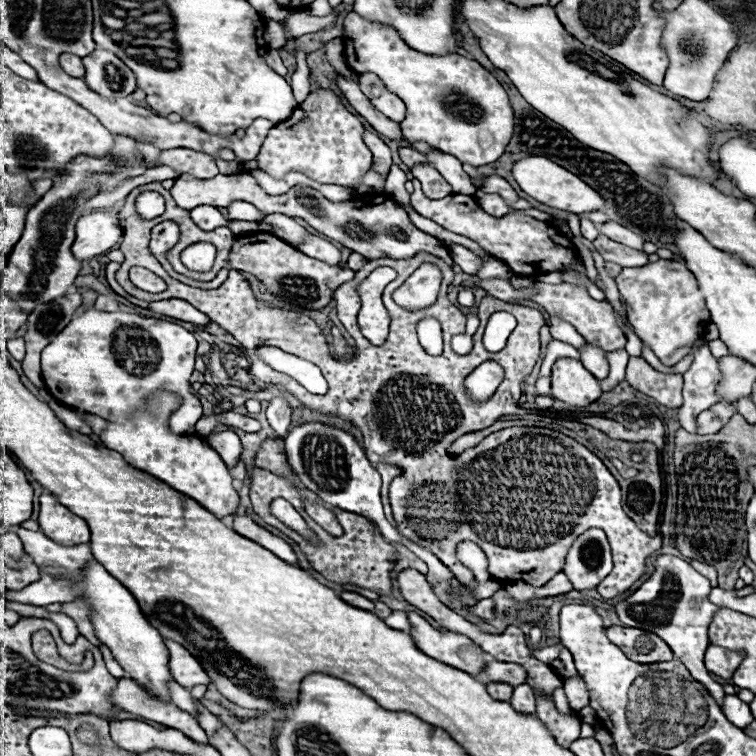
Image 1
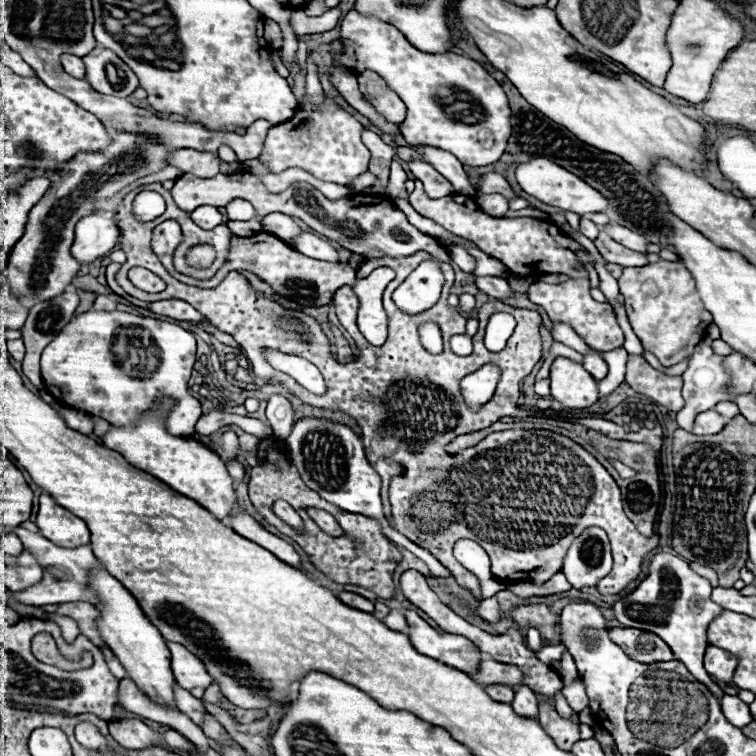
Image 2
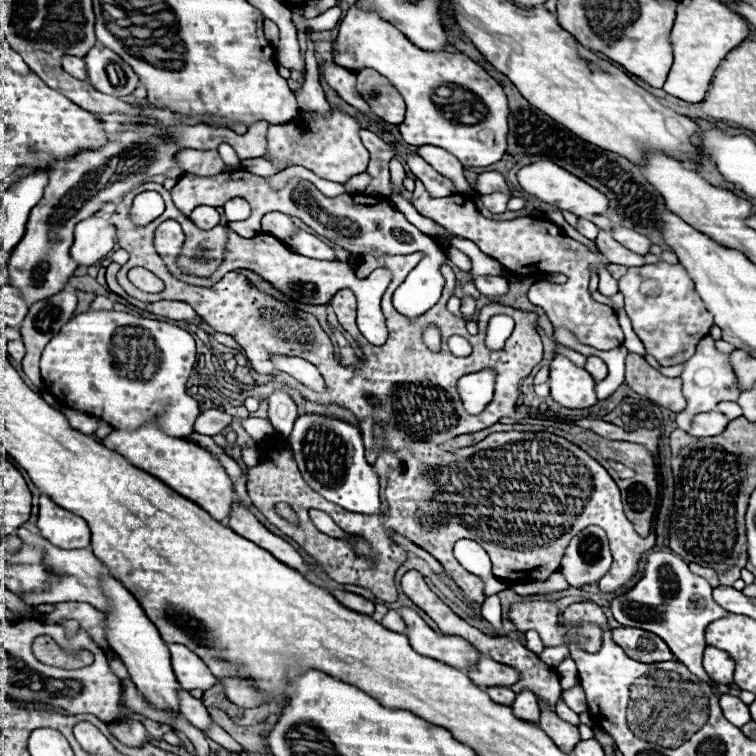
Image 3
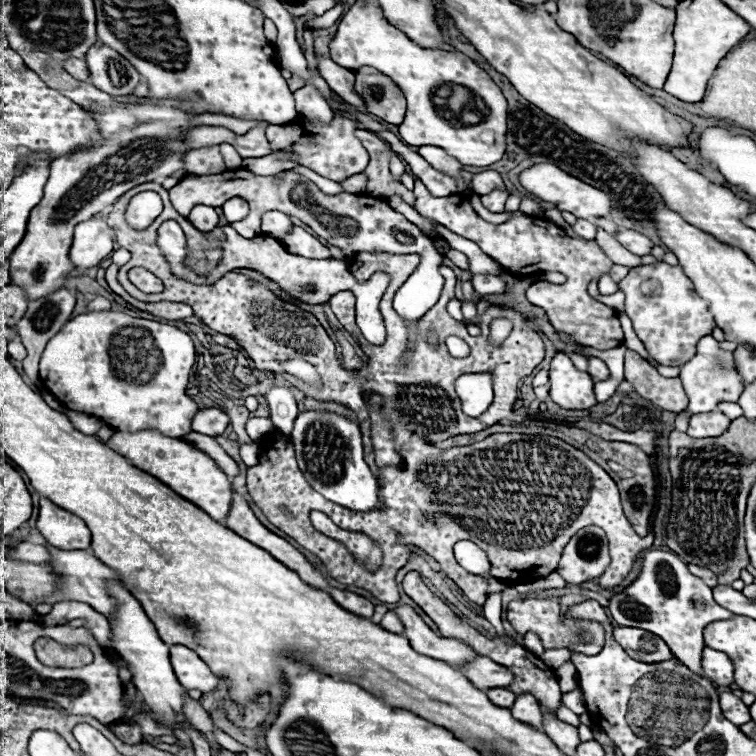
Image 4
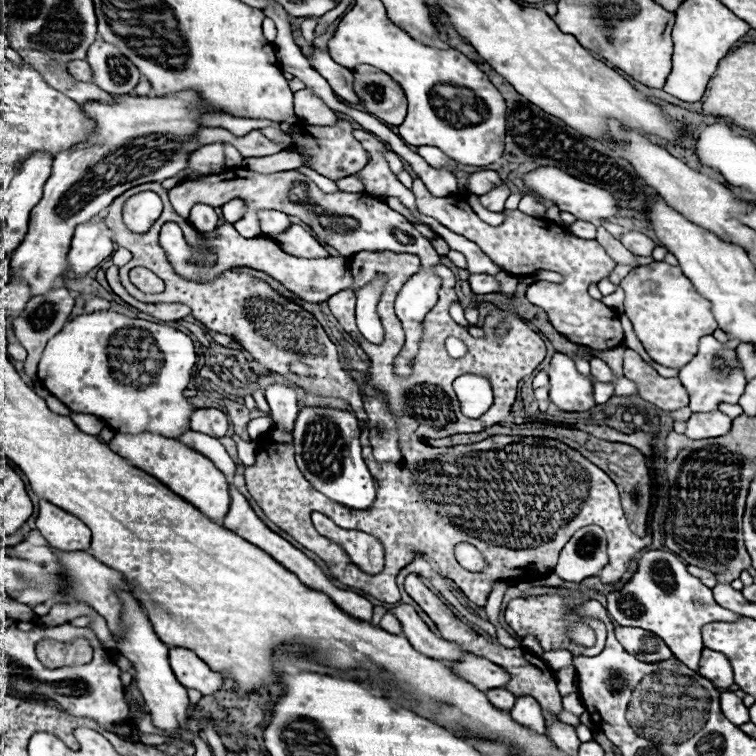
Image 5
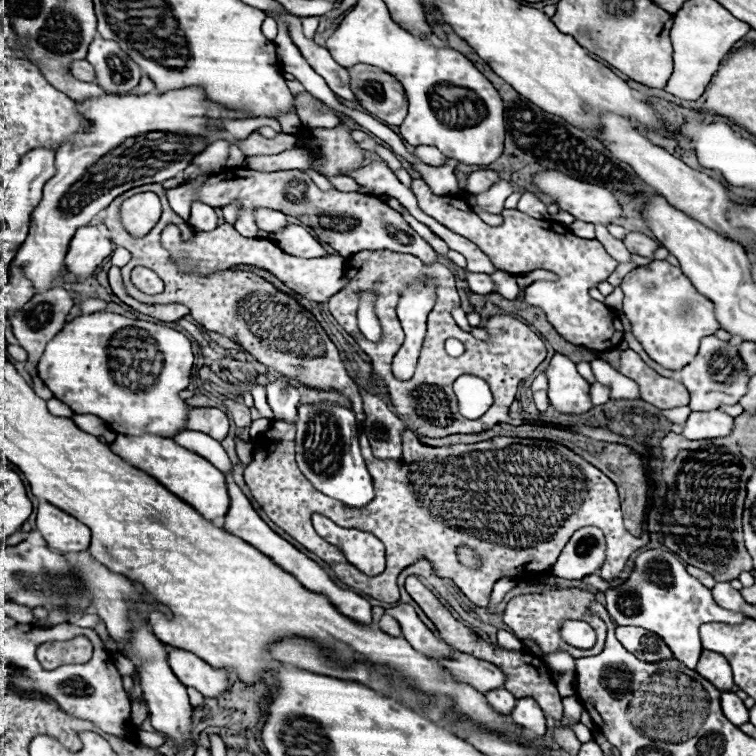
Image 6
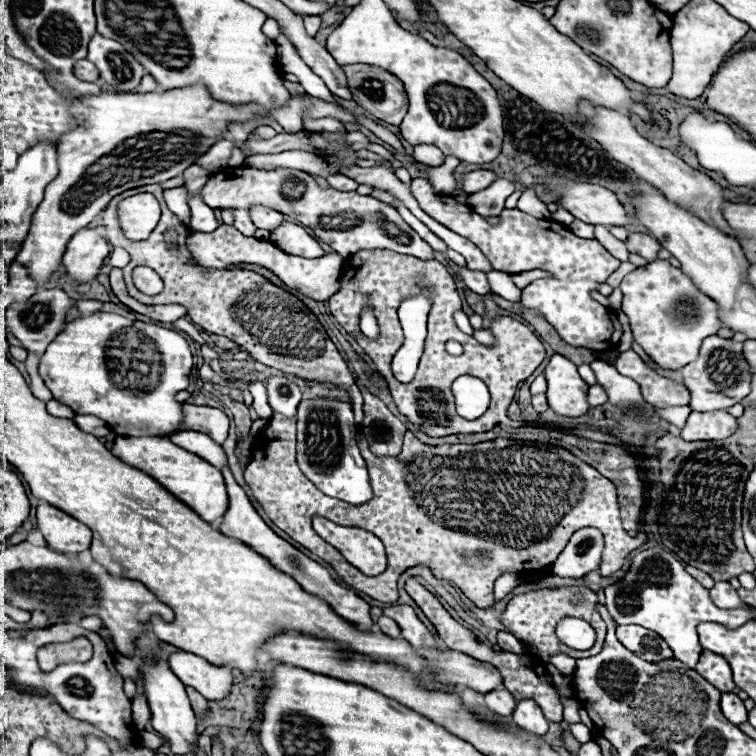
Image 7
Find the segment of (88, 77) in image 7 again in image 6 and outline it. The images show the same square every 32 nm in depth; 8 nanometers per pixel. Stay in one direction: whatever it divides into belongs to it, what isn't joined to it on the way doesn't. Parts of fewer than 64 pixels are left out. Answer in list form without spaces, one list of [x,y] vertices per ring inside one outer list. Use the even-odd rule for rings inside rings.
[[[76,60],[70,64],[70,72],[72,76],[76,76],[78,80],[84,82],[94,82],[94,68],[88,64],[88,60]]]

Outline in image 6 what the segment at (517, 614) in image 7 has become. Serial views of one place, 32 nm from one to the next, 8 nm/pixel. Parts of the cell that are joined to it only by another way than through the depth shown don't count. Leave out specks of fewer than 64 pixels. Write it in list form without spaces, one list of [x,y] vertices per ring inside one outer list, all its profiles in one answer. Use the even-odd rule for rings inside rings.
[[[566,588],[566,590],[556,590],[556,592],[546,592],[546,594],[528,594],[528,596],[514,597],[511,604],[508,604],[504,611],[504,623],[518,636],[518,639],[534,640],[542,651],[542,657],[556,651],[566,651],[574,658],[595,656],[604,649],[607,627],[598,616],[594,616],[586,610],[592,600],[594,600],[594,596],[590,592],[582,592],[582,590],[576,590],[576,588]],[[565,620],[590,622],[590,626],[596,630],[598,636],[594,647],[585,650],[567,644],[559,633],[559,629]]]

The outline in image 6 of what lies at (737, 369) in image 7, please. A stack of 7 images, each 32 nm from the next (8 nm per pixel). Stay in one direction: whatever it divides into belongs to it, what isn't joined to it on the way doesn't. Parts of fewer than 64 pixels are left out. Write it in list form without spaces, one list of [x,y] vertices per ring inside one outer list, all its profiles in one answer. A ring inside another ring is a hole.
[[[706,336],[700,342],[698,356],[686,364],[678,372],[682,384],[690,392],[690,408],[692,412],[710,412],[718,410],[724,404],[738,404],[740,396],[744,396],[748,388],[748,374],[744,372],[744,364],[738,356],[738,346],[730,346],[728,342],[718,340],[716,336]]]

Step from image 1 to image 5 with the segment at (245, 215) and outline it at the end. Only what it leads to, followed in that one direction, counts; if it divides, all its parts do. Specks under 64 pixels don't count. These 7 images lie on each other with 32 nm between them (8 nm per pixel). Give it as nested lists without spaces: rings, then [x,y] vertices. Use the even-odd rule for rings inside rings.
[[[230,200],[228,204],[222,206],[222,210],[224,210],[224,218],[226,218],[226,222],[234,224],[236,220],[240,220],[240,218],[244,216],[244,212],[246,212],[246,204],[240,202],[240,200]]]

